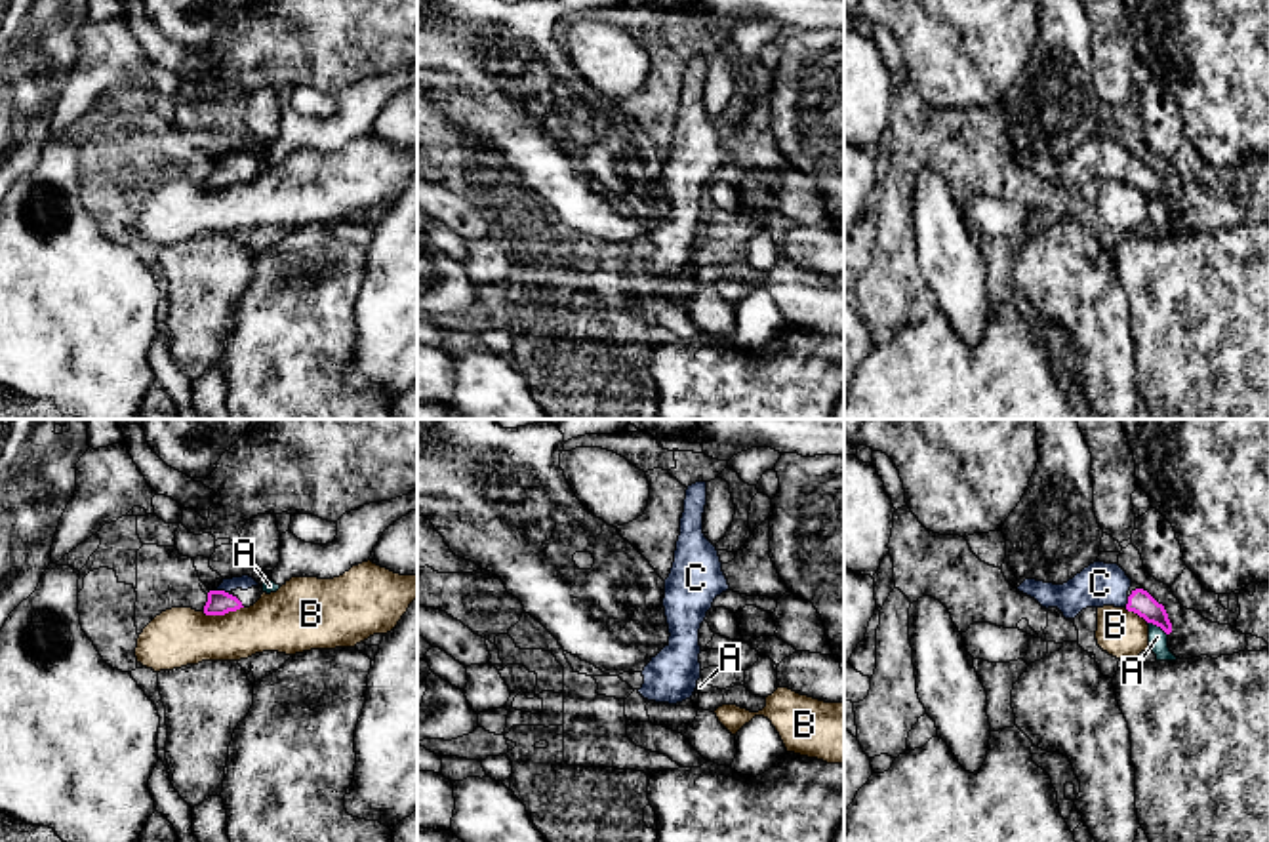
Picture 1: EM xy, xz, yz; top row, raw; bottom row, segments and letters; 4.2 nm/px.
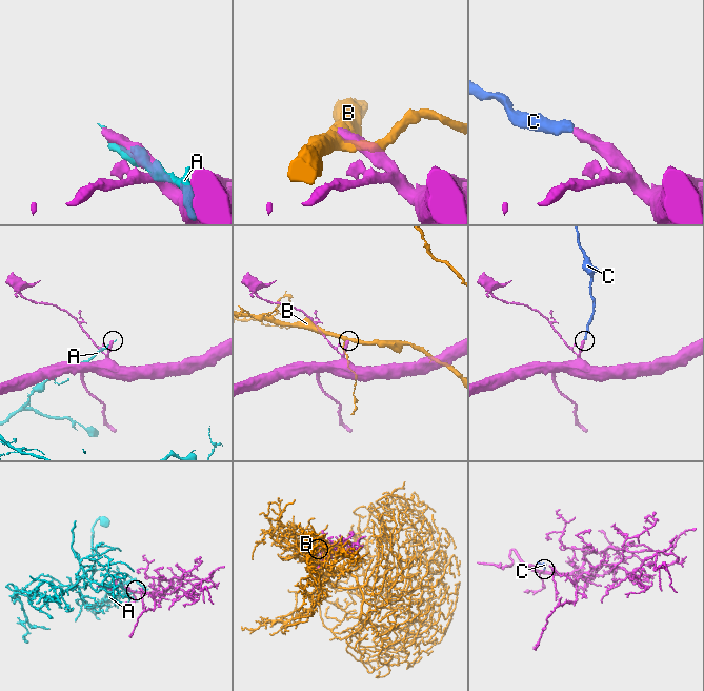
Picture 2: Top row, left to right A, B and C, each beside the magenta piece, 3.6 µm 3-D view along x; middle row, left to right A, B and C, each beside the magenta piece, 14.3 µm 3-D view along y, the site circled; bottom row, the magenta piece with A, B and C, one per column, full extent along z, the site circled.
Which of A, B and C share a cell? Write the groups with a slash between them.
A / B / C

